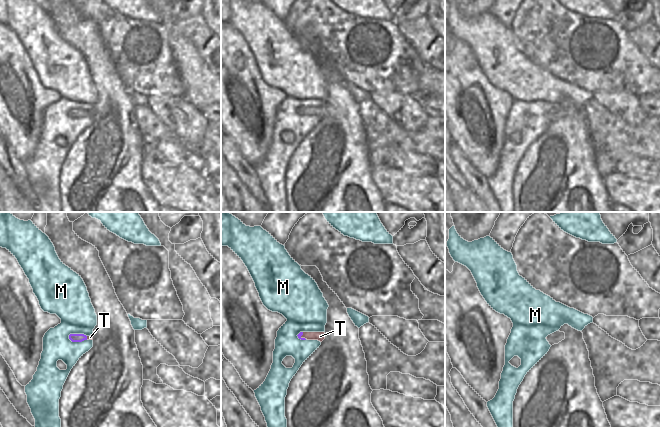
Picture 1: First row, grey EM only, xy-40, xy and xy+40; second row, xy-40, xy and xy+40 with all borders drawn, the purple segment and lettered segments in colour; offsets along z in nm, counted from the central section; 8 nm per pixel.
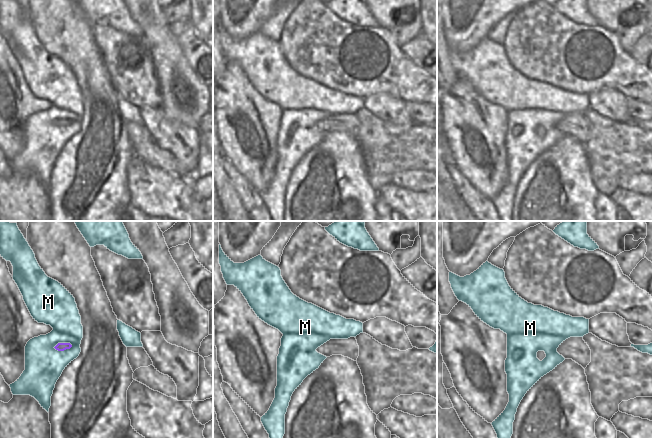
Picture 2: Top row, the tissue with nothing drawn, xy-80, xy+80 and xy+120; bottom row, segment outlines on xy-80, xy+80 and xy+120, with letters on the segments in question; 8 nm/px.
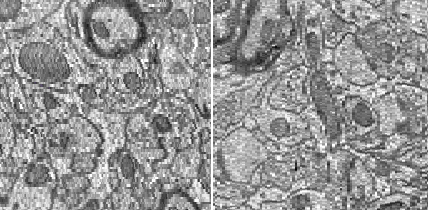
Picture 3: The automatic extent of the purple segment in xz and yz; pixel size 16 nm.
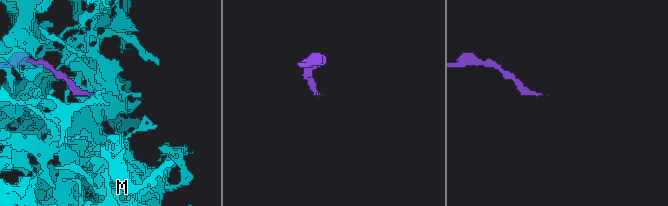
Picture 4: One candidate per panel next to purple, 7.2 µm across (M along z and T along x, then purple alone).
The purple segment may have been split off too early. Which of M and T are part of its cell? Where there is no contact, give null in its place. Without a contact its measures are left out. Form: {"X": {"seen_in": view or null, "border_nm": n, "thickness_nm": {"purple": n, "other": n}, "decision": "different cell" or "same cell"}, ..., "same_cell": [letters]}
{"M": {"seen_in": "xy-40", "border_nm": 160, "thickness_nm": {"purple": 60, "other": 280}, "decision": "different cell"}, "T": {"seen_in": "xy", "border_nm": 70, "thickness_nm": {"purple": 40, "other": 80}, "decision": "same cell"}, "same_cell": ["T"]}

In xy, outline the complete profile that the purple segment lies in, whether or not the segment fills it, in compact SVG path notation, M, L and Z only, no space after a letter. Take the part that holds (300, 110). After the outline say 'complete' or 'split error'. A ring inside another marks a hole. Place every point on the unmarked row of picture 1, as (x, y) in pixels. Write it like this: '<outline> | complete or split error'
M300 108L297 112L301 116L318 116L322 118L325 115L325 108Z | split error

